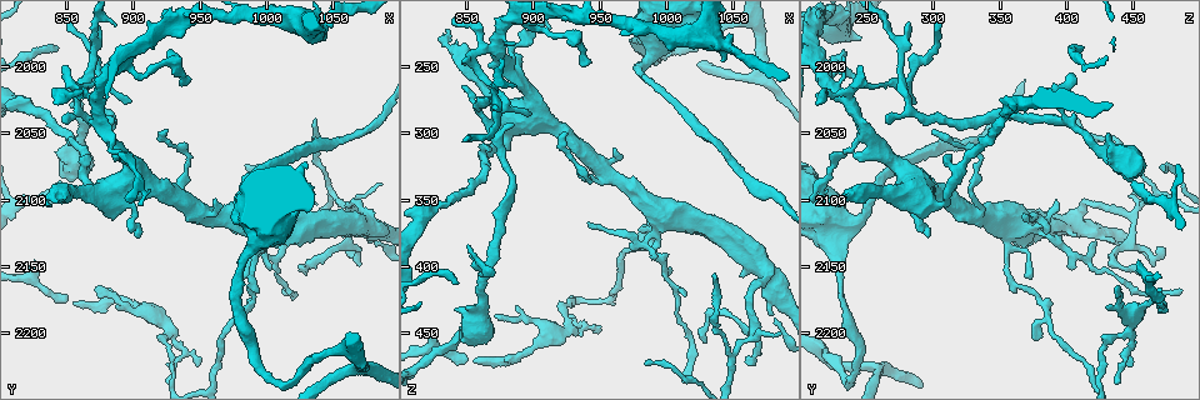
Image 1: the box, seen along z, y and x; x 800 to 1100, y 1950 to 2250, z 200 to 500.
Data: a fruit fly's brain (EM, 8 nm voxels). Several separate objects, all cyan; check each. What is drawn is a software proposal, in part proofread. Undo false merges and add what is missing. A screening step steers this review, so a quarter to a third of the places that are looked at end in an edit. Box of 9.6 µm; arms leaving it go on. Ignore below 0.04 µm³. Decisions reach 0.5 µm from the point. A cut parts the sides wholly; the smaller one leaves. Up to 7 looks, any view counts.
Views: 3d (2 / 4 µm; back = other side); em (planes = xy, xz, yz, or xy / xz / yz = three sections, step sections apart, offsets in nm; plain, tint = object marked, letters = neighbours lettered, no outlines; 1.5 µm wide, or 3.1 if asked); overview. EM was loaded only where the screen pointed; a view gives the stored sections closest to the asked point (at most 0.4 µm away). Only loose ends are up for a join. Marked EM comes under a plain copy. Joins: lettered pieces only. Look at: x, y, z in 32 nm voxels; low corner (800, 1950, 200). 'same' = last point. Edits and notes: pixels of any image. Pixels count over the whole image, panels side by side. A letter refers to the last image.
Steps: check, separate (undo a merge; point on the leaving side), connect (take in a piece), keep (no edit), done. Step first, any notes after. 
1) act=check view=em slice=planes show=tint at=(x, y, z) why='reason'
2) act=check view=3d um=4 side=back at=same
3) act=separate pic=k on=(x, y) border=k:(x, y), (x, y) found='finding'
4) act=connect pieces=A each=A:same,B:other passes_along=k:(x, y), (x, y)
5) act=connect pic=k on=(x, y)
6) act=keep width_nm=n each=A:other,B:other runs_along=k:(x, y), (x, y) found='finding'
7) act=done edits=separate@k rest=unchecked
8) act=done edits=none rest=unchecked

act=check view=em slice=planes show=letters at=(870, 2008, 400) why='an open end'

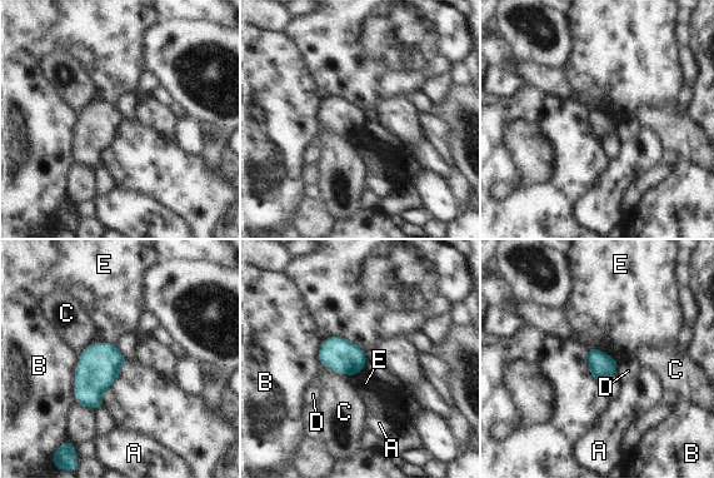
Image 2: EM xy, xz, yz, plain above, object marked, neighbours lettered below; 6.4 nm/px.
act=keep width_nm=150 each=A:other,B:other,C:other,D:other,E:other border=2:(597, 347), (618, 363) found='none of them fits'

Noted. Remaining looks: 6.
act=check view=3d um=4 at=(1052, 2096, 466) why='abrupt turn'

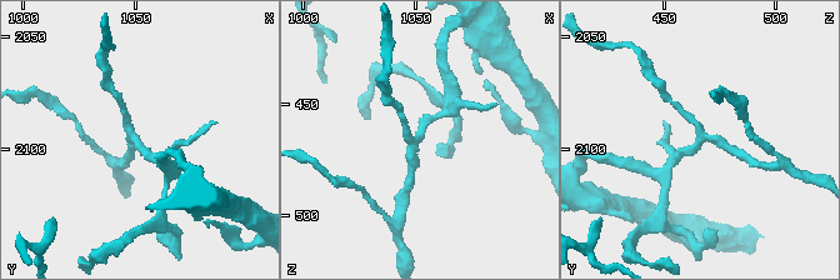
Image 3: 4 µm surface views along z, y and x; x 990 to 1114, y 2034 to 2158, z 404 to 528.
act=check view=em slice=planes show=letters at=(1052, 2096, 465) why='shape alone is not enough'

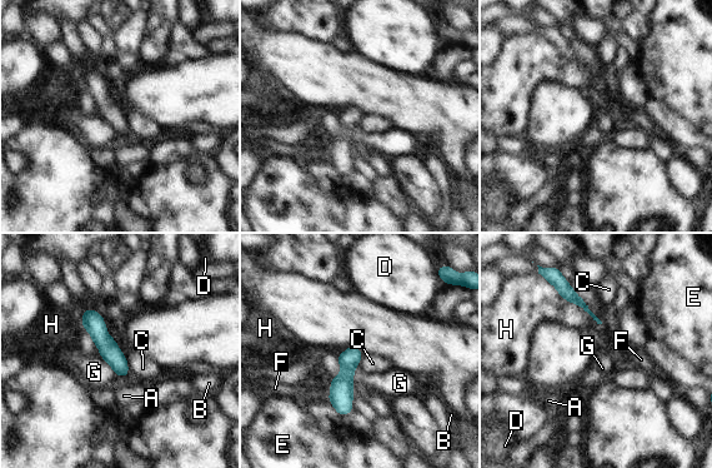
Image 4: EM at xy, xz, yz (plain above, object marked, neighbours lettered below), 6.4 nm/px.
act=keep width_nm=130 each=A:other,B:other,C:other,D:other,E:other,F:other,G:other,H:other runs_along=4:(88, 313), (123, 373) found='all the same cell'

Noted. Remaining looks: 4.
act=check view=3d um=2 side=back at=(992, 2100, 392) why='branch stops here'

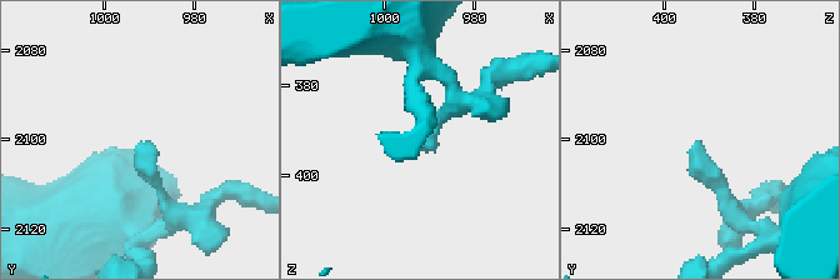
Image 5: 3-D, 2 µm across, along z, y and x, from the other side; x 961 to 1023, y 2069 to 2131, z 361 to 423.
act=check view=em slice=xy step=4 show=tint at=(991, 2101, 391)

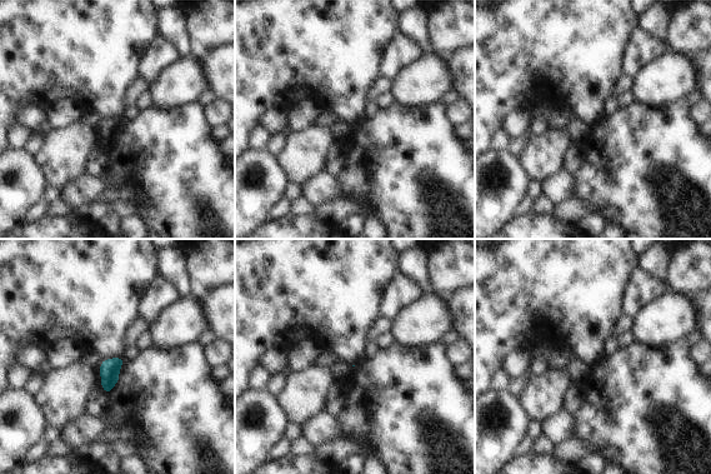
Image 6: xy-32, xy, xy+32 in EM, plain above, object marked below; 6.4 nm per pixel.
act=check view=em slice=planes show=letters at=same

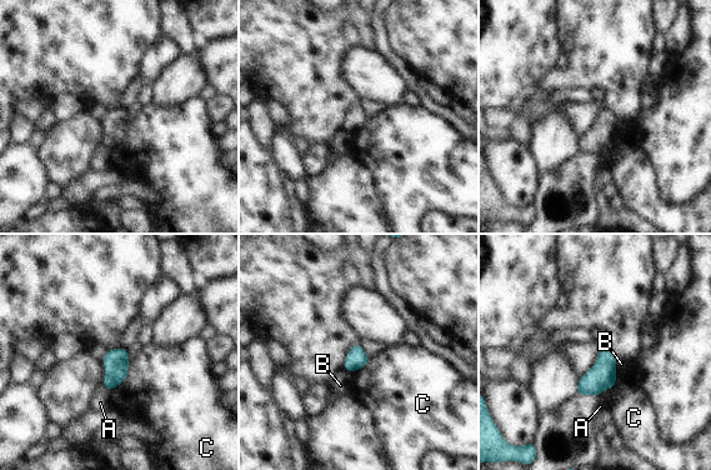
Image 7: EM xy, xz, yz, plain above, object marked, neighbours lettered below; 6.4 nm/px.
act=keep each=A:other,B:other,C:other border=7:(130, 361), (126, 378), (121, 383) found='none of them fits'

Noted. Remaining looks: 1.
act=done edits=none rest=unchecked

